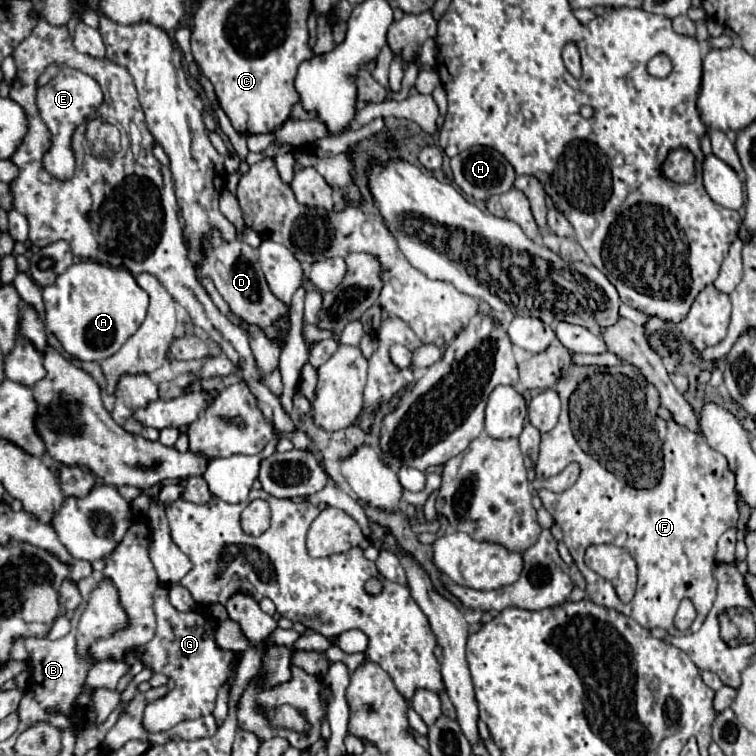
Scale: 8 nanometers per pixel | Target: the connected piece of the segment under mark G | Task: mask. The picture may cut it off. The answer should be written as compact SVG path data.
M158 587L154 593L154 611L158 619L156 637L140 647L144 651L144 663L154 673L164 673L176 681L175 687L163 698L149 703L143 712L142 725L148 733L164 733L186 719L198 719L214 711L218 689L224 681L232 681L238 655L232 651L220 651L214 641L214 623L206 615L196 611L182 613L168 601L168 589Z

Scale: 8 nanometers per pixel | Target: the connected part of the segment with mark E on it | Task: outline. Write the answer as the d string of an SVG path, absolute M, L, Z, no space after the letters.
M60 67L58 75L44 87L38 89L38 97L36 97L36 105L40 109L40 117L46 123L46 127L50 129L50 147L44 153L44 169L58 181L66 181L74 175L74 151L72 151L72 133L78 125L82 125L86 121L88 115L96 113L98 107L104 103L104 95L102 89L98 87L98 83L78 71L78 69L70 69L70 67Z

